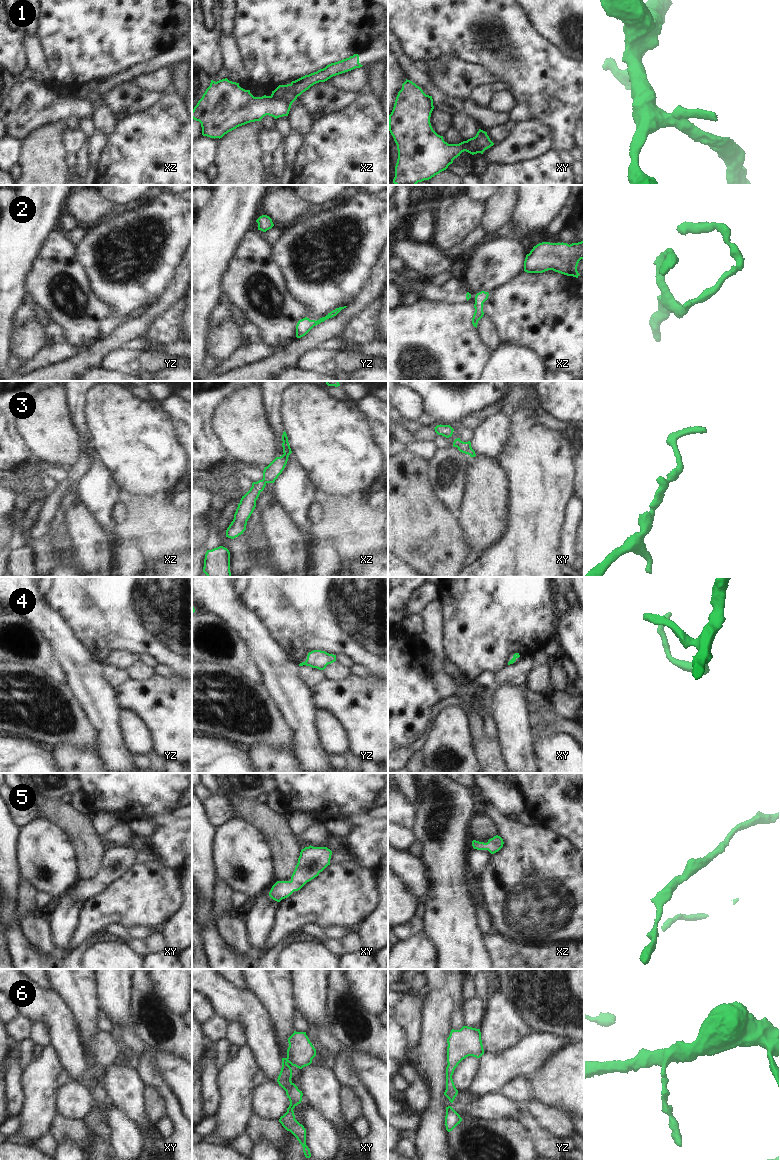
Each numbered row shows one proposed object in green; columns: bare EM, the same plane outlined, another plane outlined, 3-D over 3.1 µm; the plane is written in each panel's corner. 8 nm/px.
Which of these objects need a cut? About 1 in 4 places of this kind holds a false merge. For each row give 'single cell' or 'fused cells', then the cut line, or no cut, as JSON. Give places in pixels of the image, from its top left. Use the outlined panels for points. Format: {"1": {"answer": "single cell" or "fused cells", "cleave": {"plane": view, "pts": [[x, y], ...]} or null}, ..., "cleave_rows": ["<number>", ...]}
{"1": {"answer": "fused cells", "cleave": {"plane": "xz", "pts": [[270, 96], [292, 102]]}}, "2": {"answer": "single cell", "cleave": null}, "3": {"answer": "single cell", "cleave": null}, "4": {"answer": "single cell", "cleave": null}, "5": {"answer": "single cell", "cleave": null}, "6": {"answer": "single cell", "cleave": null}, "cleave_rows": ["1"]}

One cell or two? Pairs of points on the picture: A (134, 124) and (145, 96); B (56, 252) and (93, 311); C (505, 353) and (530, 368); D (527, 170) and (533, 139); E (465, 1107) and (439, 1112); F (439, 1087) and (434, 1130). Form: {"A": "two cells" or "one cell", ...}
{"A": "two cells", "B": "one cell", "C": "one cell", "D": "two cells", "E": "two cells", "F": "one cell"}

